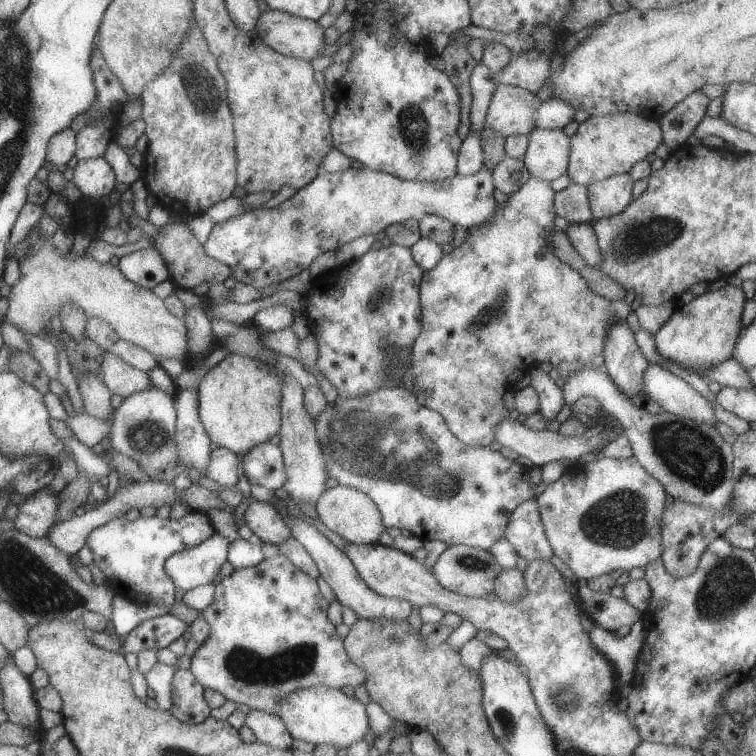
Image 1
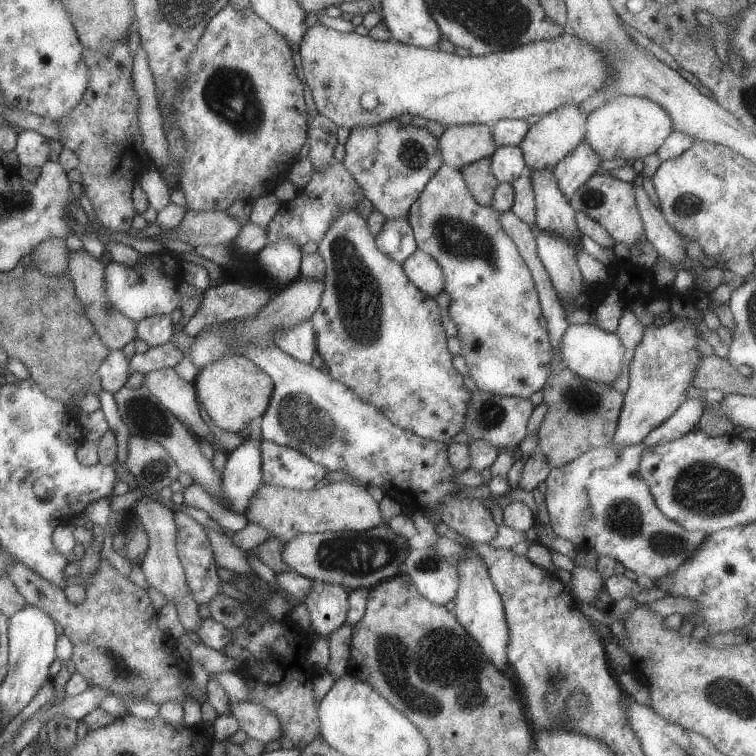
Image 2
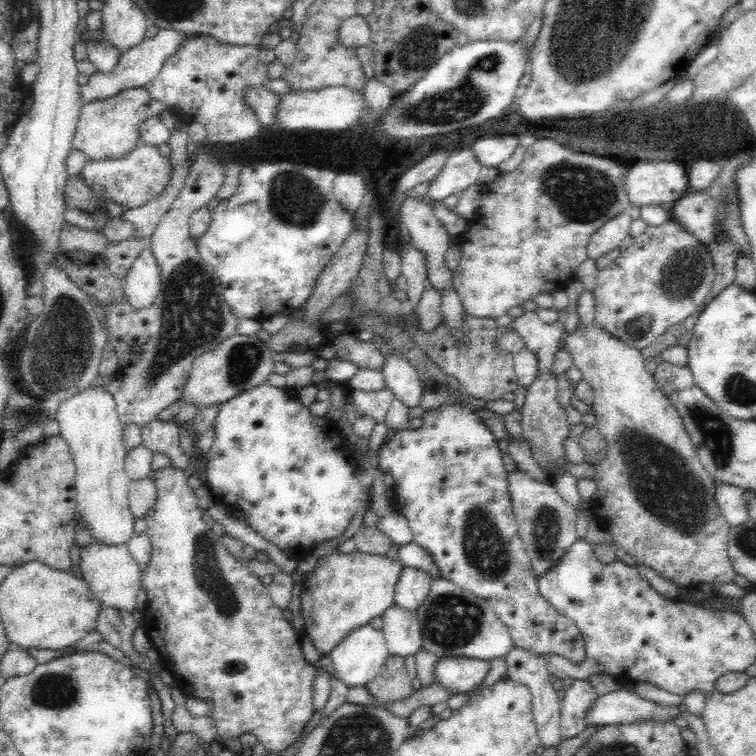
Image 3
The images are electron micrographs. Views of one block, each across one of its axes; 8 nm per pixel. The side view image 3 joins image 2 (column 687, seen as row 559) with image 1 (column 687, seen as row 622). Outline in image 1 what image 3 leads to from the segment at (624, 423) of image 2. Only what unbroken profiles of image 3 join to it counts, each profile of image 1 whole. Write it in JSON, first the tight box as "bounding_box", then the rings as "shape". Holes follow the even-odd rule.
{"bounding_box":[655,284,746,375],"shape":[[[727,284],[724,288],[706,291],[689,304],[680,305],[655,334],[657,351],[663,358],[701,375],[706,367],[732,357],[733,348],[739,339],[746,301],[742,288]]]}

